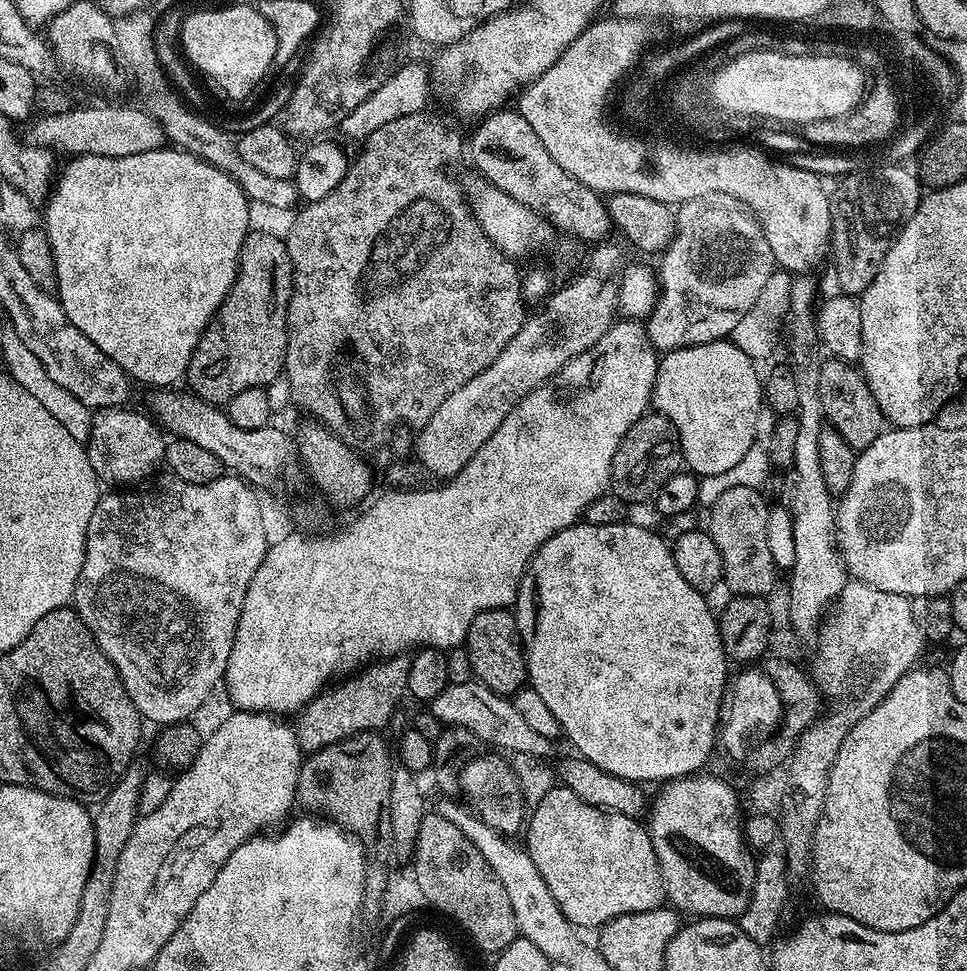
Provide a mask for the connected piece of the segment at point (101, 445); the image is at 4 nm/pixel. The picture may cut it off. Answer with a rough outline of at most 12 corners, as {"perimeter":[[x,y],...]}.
{"perimeter":[[121,406],[93,413],[87,456],[101,483],[130,486],[163,463],[165,435]]}

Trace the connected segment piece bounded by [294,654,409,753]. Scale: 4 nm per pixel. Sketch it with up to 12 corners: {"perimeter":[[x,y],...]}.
{"perimeter":[[404,654],[325,687],[295,717],[316,752],[384,730],[408,690]]}

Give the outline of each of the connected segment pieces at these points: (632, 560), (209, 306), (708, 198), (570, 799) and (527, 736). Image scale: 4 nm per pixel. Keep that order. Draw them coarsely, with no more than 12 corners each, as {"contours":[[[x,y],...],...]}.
{"contours":[[[571,524],[527,683],[623,780],[699,773],[730,679],[663,535]],[[175,146],[72,156],[42,212],[66,318],[168,390],[250,201]],[[717,192],[675,209],[646,331],[728,338],[777,267]],[[557,786],[526,851],[562,914],[596,930],[661,907],[637,817]],[[475,679],[449,684],[429,703],[441,725],[481,743],[551,757],[509,697]]]}

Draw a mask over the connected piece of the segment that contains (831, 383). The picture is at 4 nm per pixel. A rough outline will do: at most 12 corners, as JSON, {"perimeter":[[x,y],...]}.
{"perimeter":[[821,363],[827,427],[852,449],[870,446],[886,421],[853,363]]}

